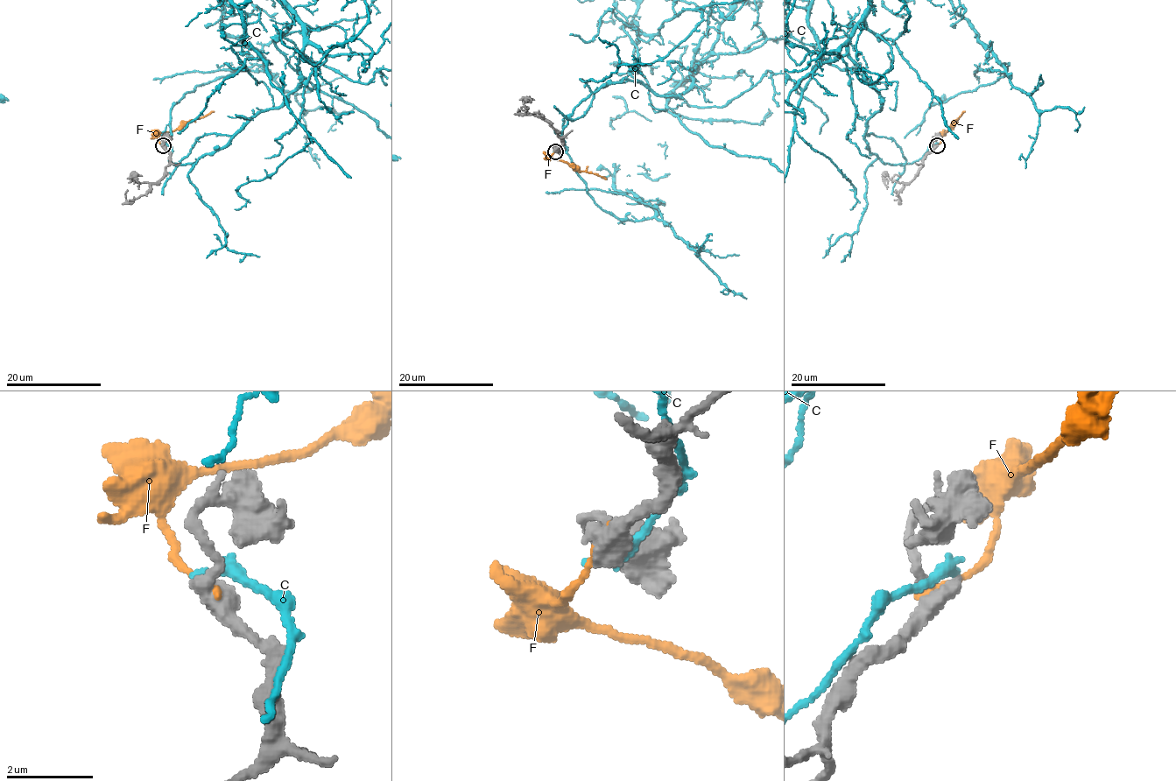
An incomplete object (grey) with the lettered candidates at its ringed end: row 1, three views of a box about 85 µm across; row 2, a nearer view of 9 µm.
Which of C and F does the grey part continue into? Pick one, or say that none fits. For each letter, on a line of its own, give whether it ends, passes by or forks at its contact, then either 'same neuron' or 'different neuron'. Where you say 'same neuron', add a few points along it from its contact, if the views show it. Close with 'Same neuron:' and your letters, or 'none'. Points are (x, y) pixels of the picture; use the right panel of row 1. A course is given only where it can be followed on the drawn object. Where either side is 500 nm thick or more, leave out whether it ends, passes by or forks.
C: it ends; different neuron
F: it ends; different neuron
Same neuron: none

